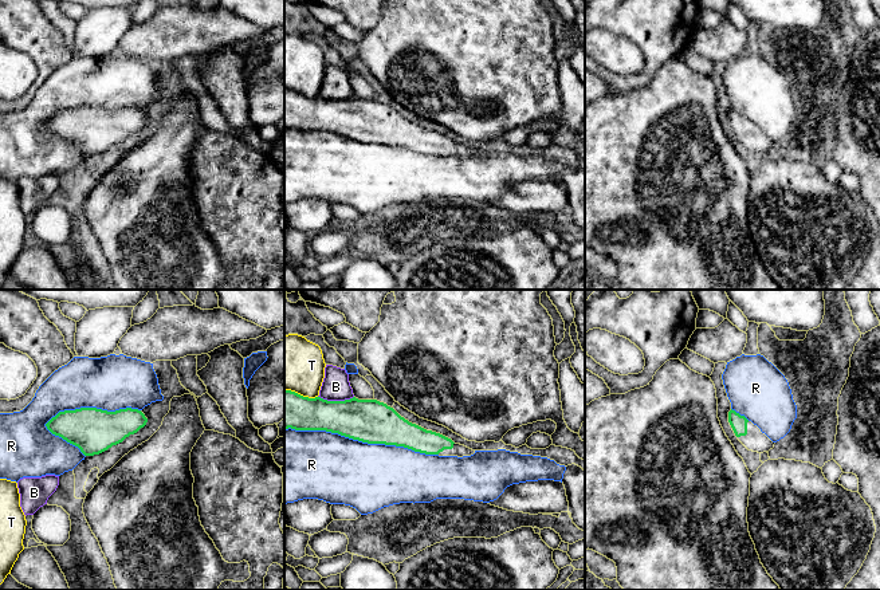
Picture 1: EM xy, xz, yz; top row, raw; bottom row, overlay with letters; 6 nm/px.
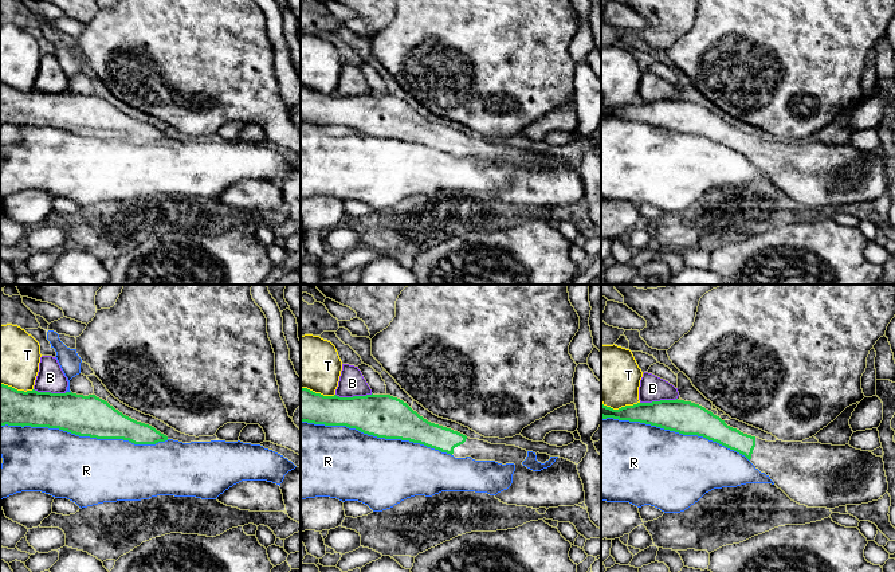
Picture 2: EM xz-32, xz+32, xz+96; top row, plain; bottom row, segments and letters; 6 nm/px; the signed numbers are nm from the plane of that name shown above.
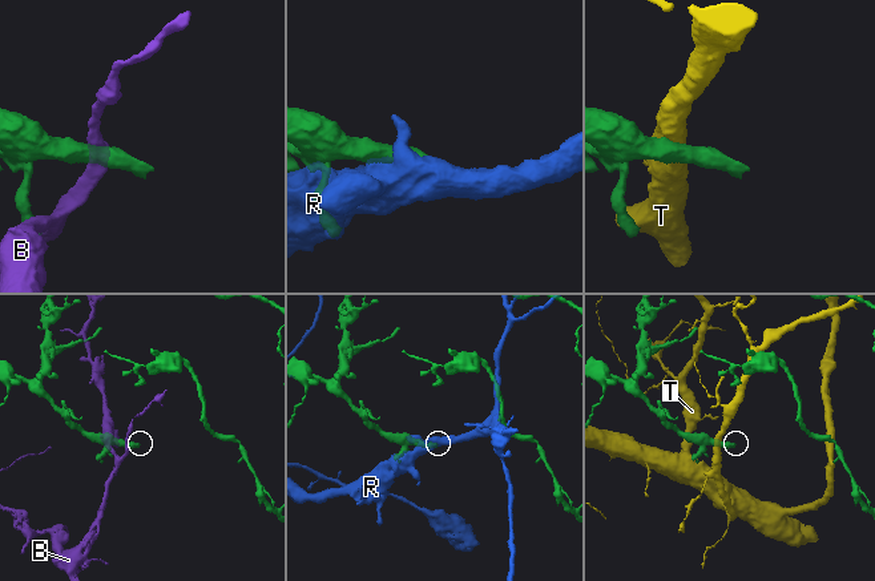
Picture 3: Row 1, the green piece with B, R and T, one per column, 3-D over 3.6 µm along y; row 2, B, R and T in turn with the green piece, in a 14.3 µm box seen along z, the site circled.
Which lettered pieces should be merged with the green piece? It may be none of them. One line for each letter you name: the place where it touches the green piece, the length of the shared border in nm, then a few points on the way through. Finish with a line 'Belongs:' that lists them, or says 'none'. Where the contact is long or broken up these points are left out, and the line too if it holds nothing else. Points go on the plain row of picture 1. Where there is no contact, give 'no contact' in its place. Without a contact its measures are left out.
Belongs: none

